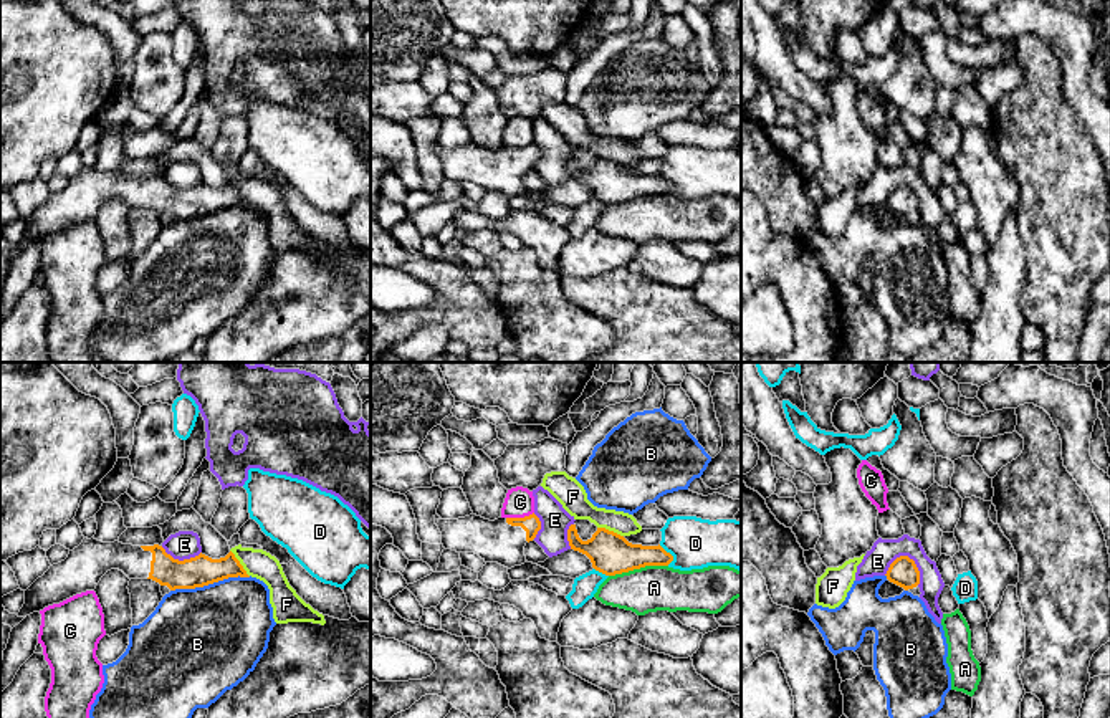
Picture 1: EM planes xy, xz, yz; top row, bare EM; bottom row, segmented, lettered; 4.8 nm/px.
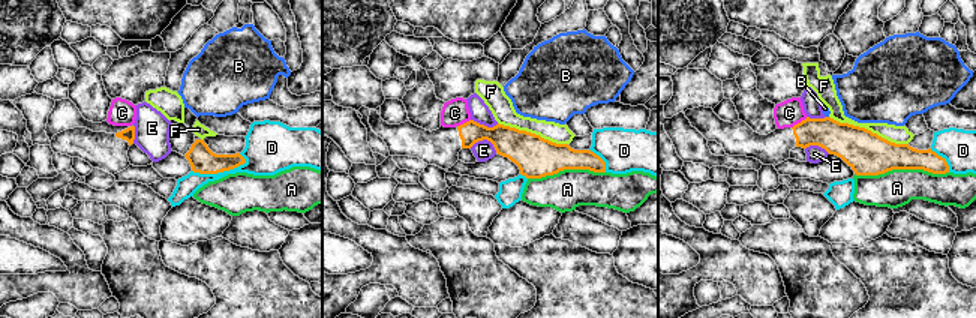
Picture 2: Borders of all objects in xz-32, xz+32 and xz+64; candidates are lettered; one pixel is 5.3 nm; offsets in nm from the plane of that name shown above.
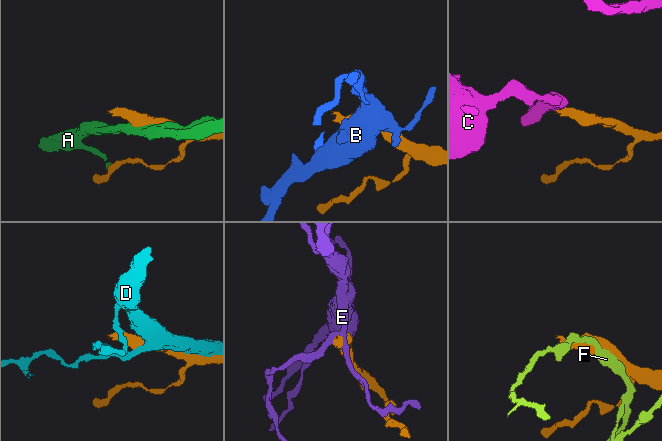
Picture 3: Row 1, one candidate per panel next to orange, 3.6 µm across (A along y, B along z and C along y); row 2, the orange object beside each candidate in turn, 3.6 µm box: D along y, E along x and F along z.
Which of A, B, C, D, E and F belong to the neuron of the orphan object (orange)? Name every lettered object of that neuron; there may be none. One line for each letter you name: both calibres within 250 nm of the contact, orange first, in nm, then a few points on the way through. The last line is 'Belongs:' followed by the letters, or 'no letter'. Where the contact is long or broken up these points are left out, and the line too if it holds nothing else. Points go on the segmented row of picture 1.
Belongs: no letter

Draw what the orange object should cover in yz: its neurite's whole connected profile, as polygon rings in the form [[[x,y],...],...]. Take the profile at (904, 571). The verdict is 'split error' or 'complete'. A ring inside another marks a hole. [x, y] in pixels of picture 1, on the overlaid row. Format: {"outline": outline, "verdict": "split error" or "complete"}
{"outline": [[[908,556],[897,558],[890,564],[885,576],[890,582],[903,587],[905,591],[913,589],[920,584],[920,571],[915,561],[910,559]]], "verdict": "complete"}

